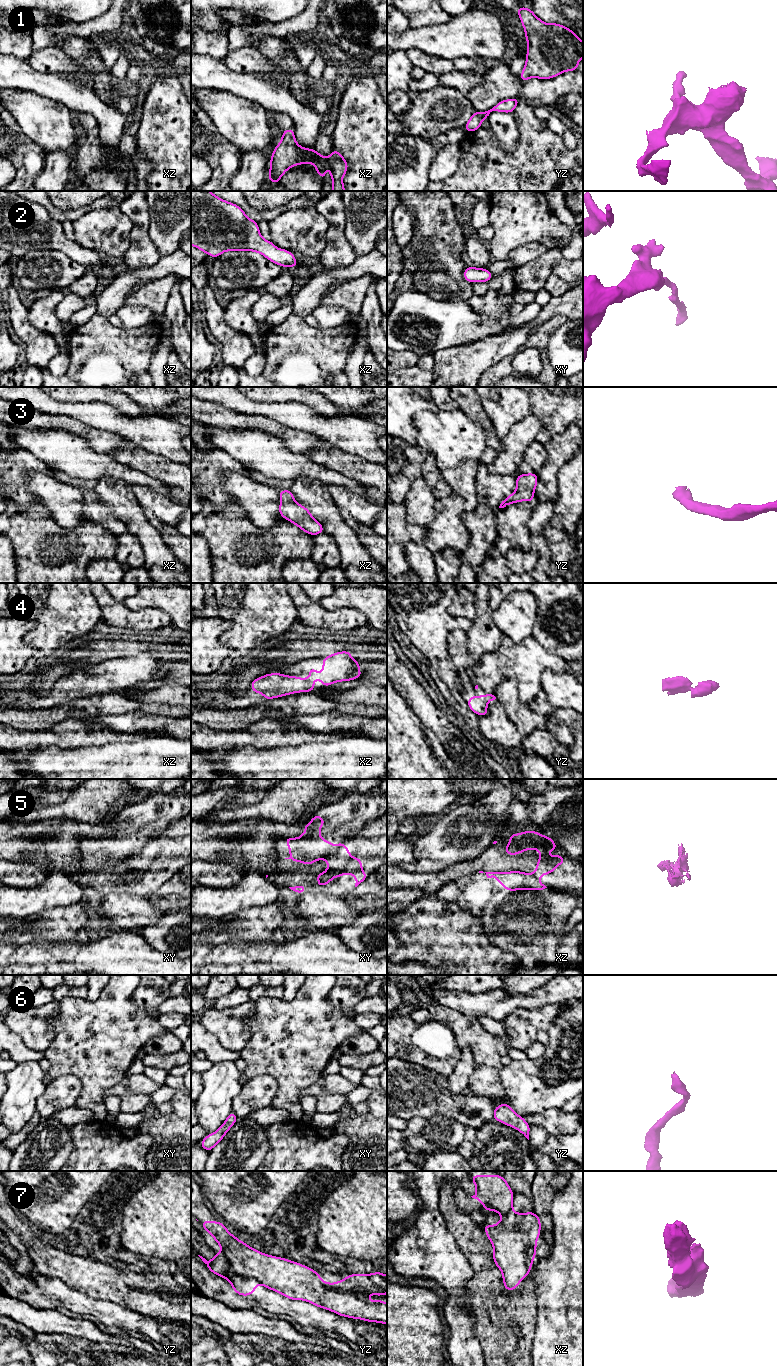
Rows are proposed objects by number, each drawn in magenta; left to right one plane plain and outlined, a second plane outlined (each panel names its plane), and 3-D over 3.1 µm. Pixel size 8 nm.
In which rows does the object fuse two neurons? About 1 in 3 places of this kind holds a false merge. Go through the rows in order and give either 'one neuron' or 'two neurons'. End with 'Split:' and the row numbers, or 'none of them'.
1: one neuron
2: one neuron
3: one neuron
4: one neuron
5: two neurons
6: one neuron
7: two neurons
Split: 5, 7

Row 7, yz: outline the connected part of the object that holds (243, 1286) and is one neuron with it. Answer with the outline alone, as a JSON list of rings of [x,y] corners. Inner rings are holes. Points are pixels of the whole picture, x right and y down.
[[[214,1253],[212,1261],[207,1261],[202,1256],[198,1256],[212,1273],[227,1279],[231,1283],[234,1292],[238,1295],[250,1296],[256,1290],[259,1282],[254,1278],[245,1278],[232,1274],[223,1253]]]

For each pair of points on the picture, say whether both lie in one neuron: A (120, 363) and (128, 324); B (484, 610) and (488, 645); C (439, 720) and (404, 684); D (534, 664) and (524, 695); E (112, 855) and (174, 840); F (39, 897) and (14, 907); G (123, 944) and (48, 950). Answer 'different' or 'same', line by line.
A: different
B: same
C: same
D: same
E: different
F: same
G: same

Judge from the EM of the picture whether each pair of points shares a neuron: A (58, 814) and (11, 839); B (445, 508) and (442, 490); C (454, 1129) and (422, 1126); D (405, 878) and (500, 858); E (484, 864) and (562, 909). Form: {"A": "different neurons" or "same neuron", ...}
{"A": "different neurons", "B": "different neurons", "C": "same neuron", "D": "same neuron", "E": "different neurons"}

